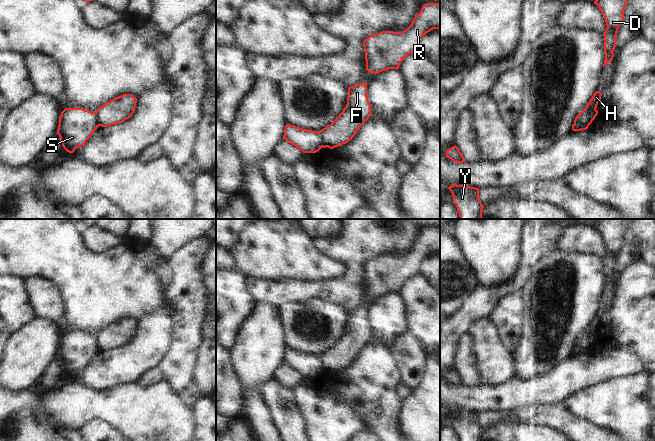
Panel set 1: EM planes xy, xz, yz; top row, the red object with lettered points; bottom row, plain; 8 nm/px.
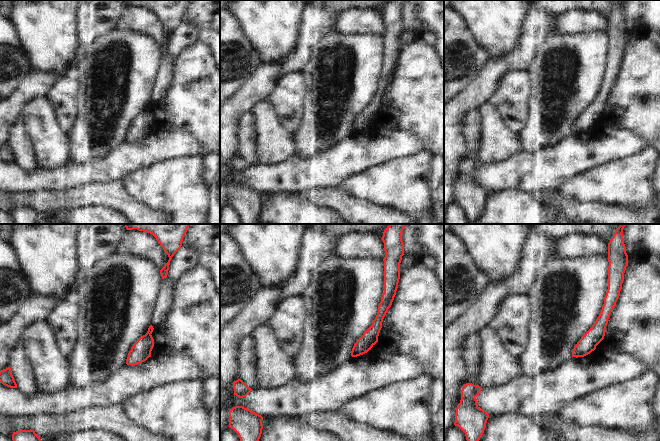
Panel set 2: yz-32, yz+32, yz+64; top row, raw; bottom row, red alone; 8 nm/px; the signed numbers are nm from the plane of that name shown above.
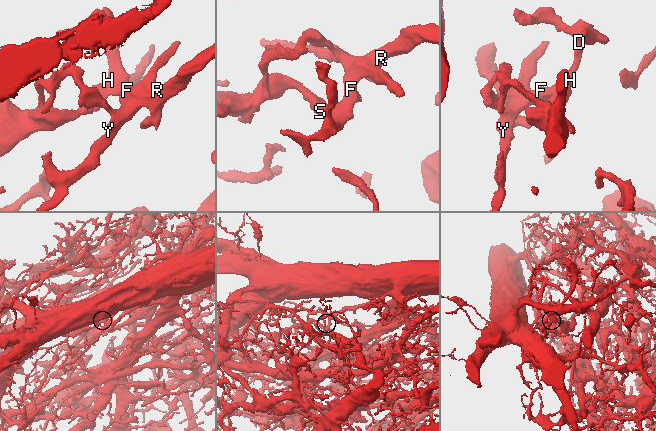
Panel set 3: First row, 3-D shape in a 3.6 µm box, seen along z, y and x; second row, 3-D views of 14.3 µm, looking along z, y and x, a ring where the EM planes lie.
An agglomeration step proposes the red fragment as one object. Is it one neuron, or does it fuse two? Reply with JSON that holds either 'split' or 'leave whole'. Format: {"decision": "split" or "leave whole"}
{"decision": "split"}

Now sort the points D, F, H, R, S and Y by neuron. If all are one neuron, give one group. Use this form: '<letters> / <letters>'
D F H R Y / S

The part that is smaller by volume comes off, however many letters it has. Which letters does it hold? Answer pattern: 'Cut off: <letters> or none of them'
Cut off: S

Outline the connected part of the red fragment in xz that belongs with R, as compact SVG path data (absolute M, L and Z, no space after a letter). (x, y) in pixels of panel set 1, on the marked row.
M426 3L411 25L402 32L382 31L363 41L366 70L377 74L399 69L403 59L419 49L420 39L433 29L440 29L440 3Z

